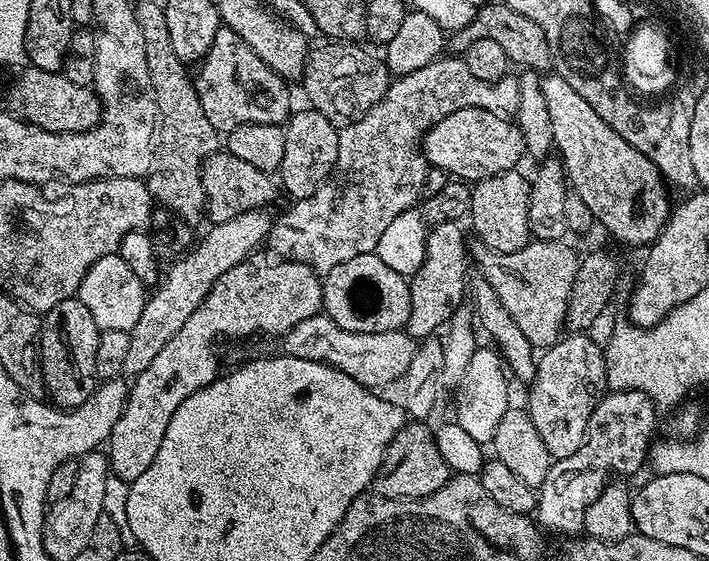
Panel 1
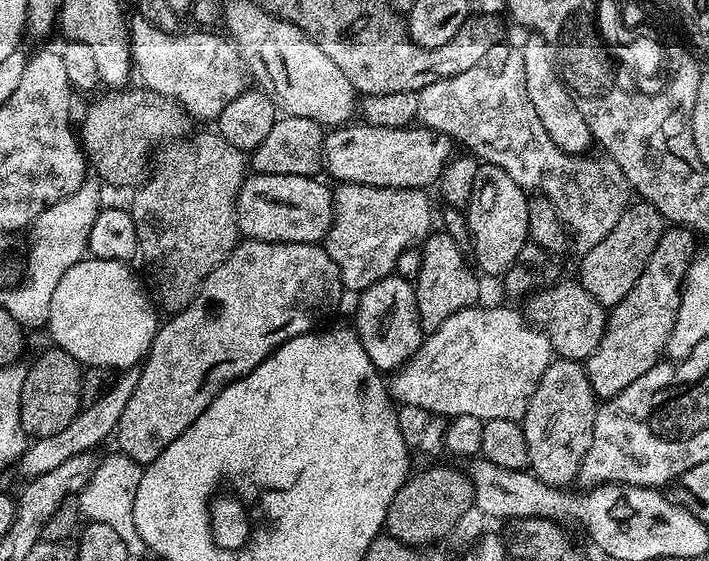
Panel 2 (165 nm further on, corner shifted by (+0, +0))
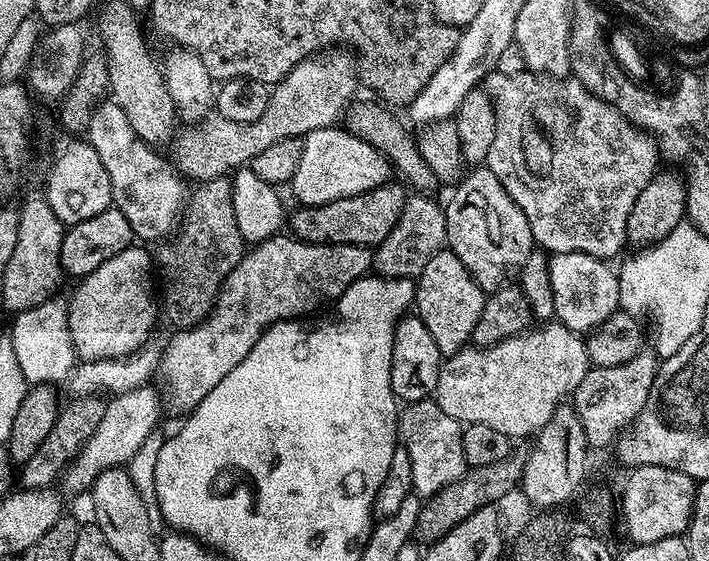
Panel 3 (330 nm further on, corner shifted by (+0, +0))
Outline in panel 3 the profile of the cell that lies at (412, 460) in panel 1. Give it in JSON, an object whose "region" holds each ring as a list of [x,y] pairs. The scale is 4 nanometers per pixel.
{"region":[[[516,446],[506,454],[506,458],[502,458],[502,462],[494,462],[491,466],[469,468],[462,478],[458,478],[458,482],[450,482],[450,486],[438,490],[438,494],[427,497],[421,503],[415,535],[421,536],[424,542],[441,540],[447,532],[454,530],[454,526],[458,526],[458,522],[474,514],[474,510],[491,504],[499,505],[500,500],[506,499],[512,491],[520,488],[520,480],[524,477],[527,461],[528,452]]]}

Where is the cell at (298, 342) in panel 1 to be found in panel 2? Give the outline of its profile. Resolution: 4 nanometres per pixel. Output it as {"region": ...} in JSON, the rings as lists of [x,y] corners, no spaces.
{"region":[[[473,306],[458,310],[458,314],[450,314],[435,332],[425,335],[424,343],[404,367],[396,369],[390,380],[390,395],[397,405],[405,404],[408,410],[421,408],[433,416],[445,418],[473,416],[483,421],[494,418],[523,421],[542,374],[546,374],[552,365],[552,347],[546,334],[529,322],[523,311],[480,307]]]}

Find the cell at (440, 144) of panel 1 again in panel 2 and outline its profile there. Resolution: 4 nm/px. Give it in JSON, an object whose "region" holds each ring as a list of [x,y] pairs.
{"region":[[[352,122],[347,126],[336,126],[324,137],[323,167],[341,184],[365,184],[375,188],[418,188],[428,190],[439,181],[442,170],[454,155],[451,136],[433,132],[425,126],[387,128],[365,122]]]}

